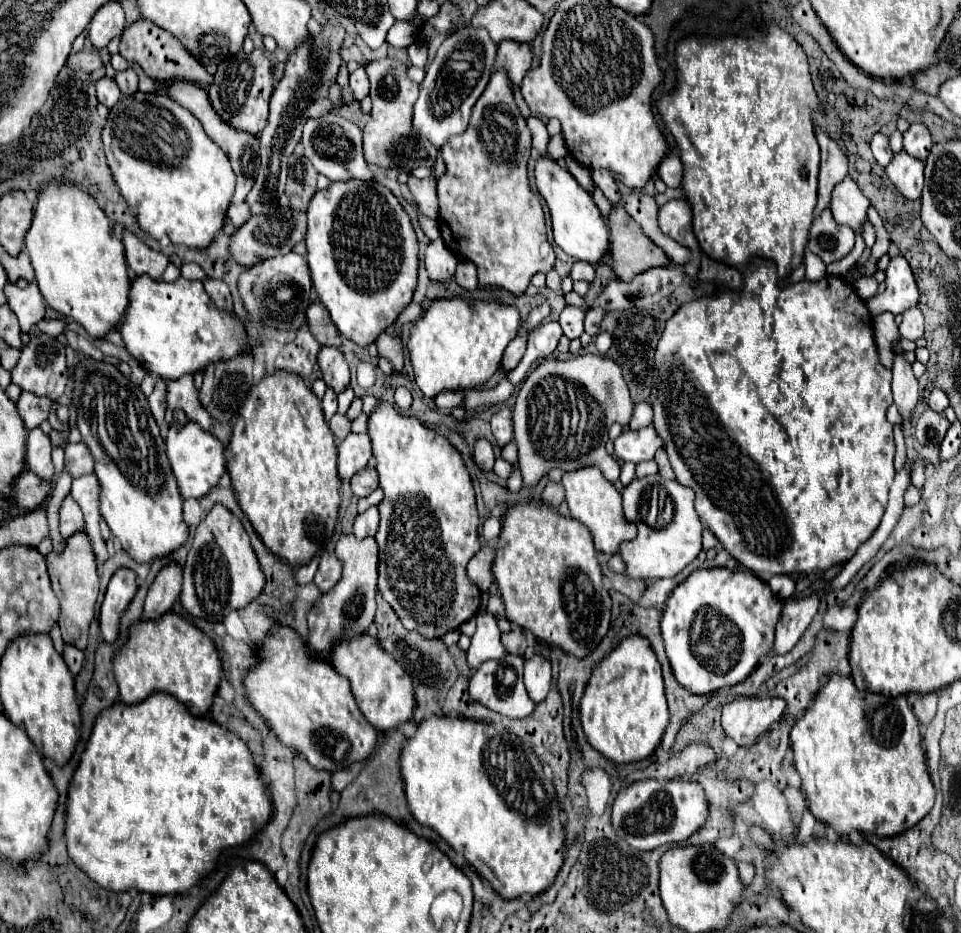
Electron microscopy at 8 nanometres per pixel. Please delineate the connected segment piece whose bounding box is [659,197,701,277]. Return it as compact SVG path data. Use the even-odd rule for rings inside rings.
M685 197L671 199L659 209L659 229L667 237L671 237L673 241L677 241L679 245L683 245L691 251L691 259L682 265L689 277L697 277L701 251L697 245L697 239L693 237L691 209L689 209L689 201Z

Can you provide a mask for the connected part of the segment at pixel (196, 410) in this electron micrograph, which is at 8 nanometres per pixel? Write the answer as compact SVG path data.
M183 375L175 381L167 381L167 409L181 409L189 421L201 425L201 429L205 431L211 431L213 423L209 421L209 413L201 409L197 393L199 391L193 387L193 375Z

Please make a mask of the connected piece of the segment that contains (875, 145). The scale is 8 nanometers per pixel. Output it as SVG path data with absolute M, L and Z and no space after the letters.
M877 133L877 135L873 137L871 149L873 149L873 155L875 155L875 159L877 159L877 163L879 163L881 167L887 167L889 161L893 159L893 151L891 151L891 147L889 147L889 139L887 139L883 133Z

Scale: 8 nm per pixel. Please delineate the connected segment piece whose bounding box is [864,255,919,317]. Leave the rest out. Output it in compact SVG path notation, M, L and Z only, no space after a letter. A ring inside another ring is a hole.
M893 257L889 261L887 267L887 291L885 293L877 293L873 297L869 297L864 301L871 317L879 315L879 313L903 313L909 307L915 307L919 303L919 291L917 291L917 283L915 277L911 273L911 267L907 263L907 259Z

